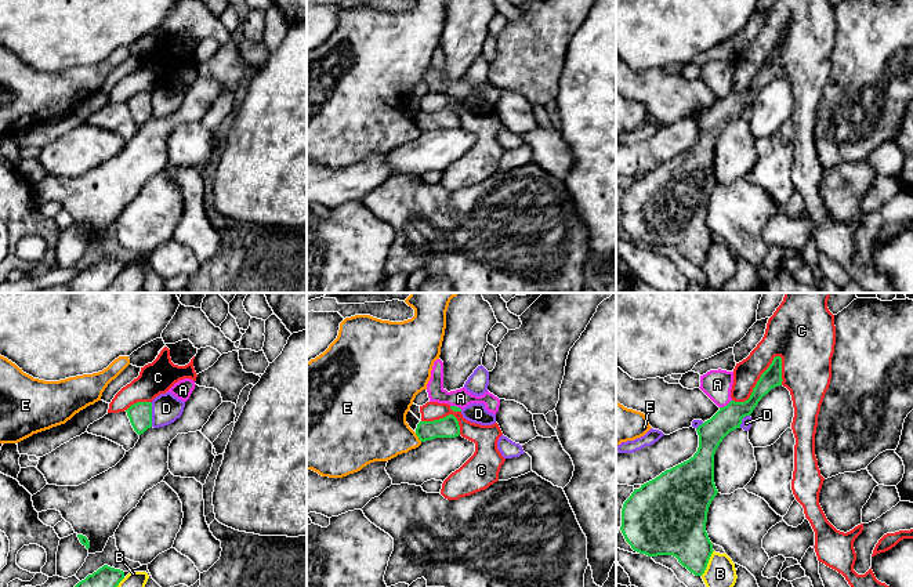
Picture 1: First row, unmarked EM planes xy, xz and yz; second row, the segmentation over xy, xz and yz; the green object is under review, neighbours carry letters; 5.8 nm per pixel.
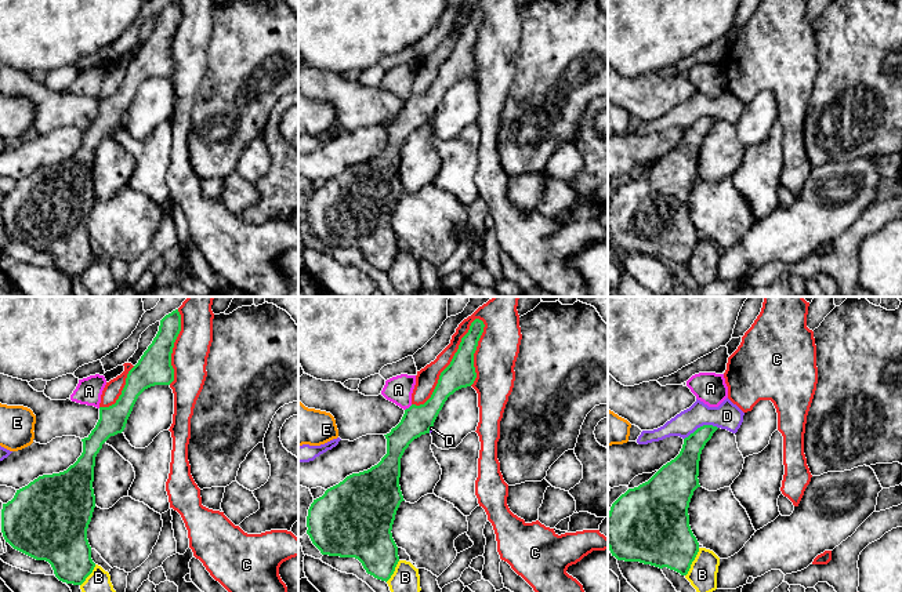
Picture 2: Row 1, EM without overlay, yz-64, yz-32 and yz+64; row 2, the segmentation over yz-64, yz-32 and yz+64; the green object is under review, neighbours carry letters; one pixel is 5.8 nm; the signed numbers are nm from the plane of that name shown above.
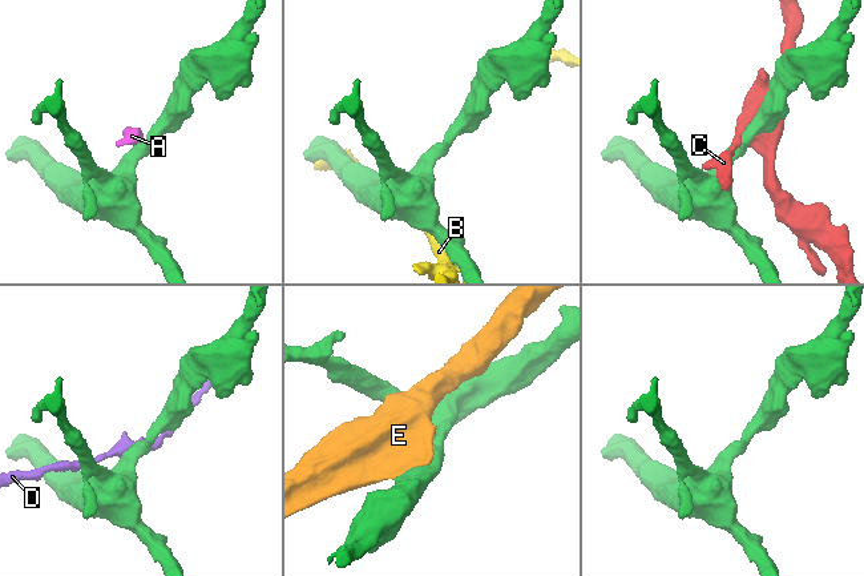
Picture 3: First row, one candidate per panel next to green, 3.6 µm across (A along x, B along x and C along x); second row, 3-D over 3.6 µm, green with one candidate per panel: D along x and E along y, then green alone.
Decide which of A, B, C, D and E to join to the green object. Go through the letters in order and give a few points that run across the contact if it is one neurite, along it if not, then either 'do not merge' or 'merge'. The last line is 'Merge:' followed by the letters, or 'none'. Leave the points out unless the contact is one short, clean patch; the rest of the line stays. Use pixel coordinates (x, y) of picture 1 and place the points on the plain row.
A: line yz (731, 90), (720, 98); do not merge
B: do not merge
C: do not merge
D: line xy (149, 93), (152, 116); do not merge
E: do not merge
Merge: none

